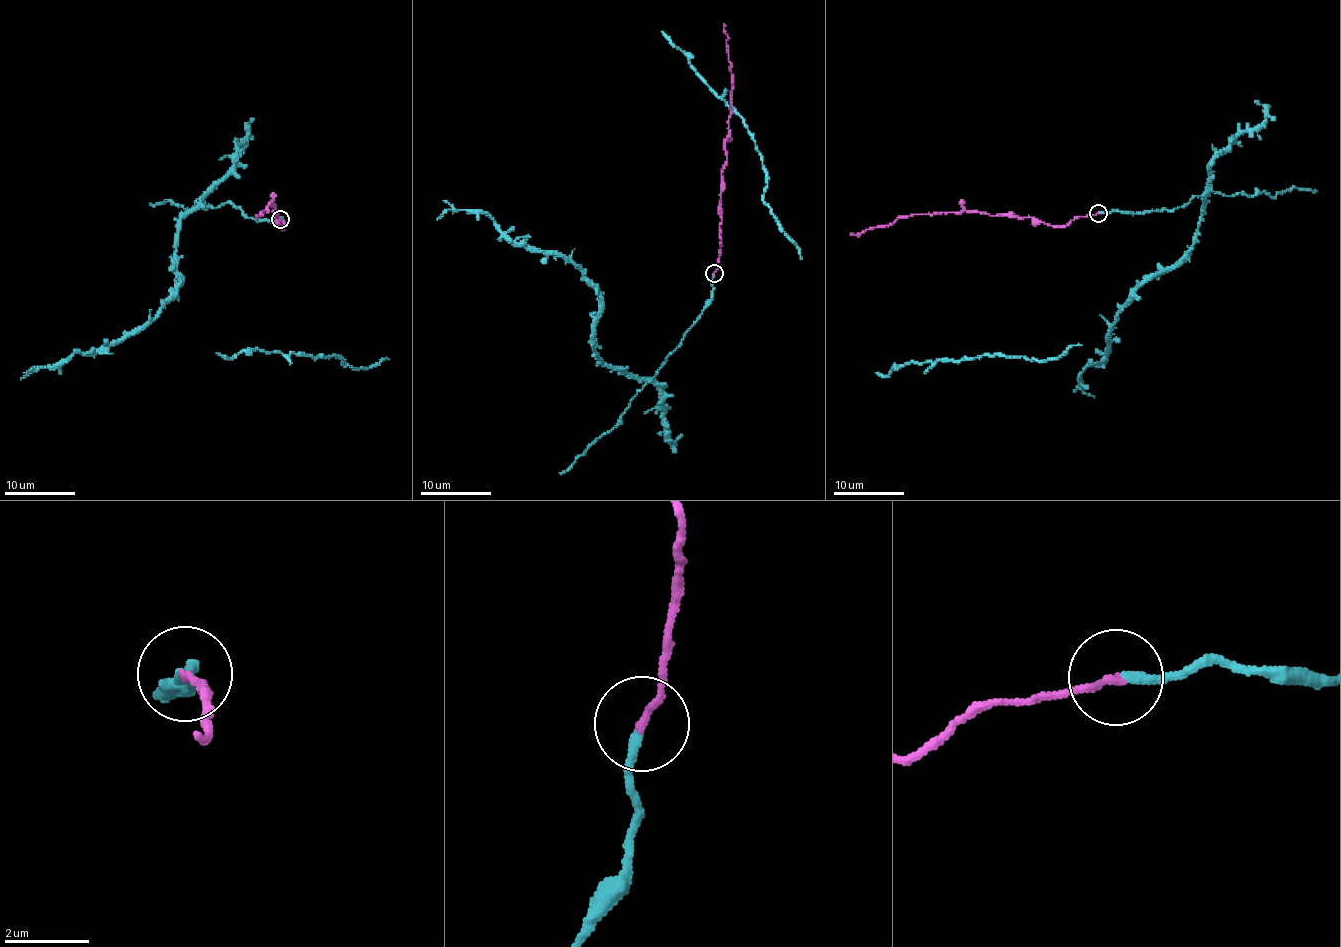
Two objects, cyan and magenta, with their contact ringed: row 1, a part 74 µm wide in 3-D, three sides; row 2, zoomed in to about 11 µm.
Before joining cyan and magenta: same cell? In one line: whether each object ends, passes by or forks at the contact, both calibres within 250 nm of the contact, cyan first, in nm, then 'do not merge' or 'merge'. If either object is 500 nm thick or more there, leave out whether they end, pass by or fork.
cyan ends | magenta ends | 240/200 nm | merge

